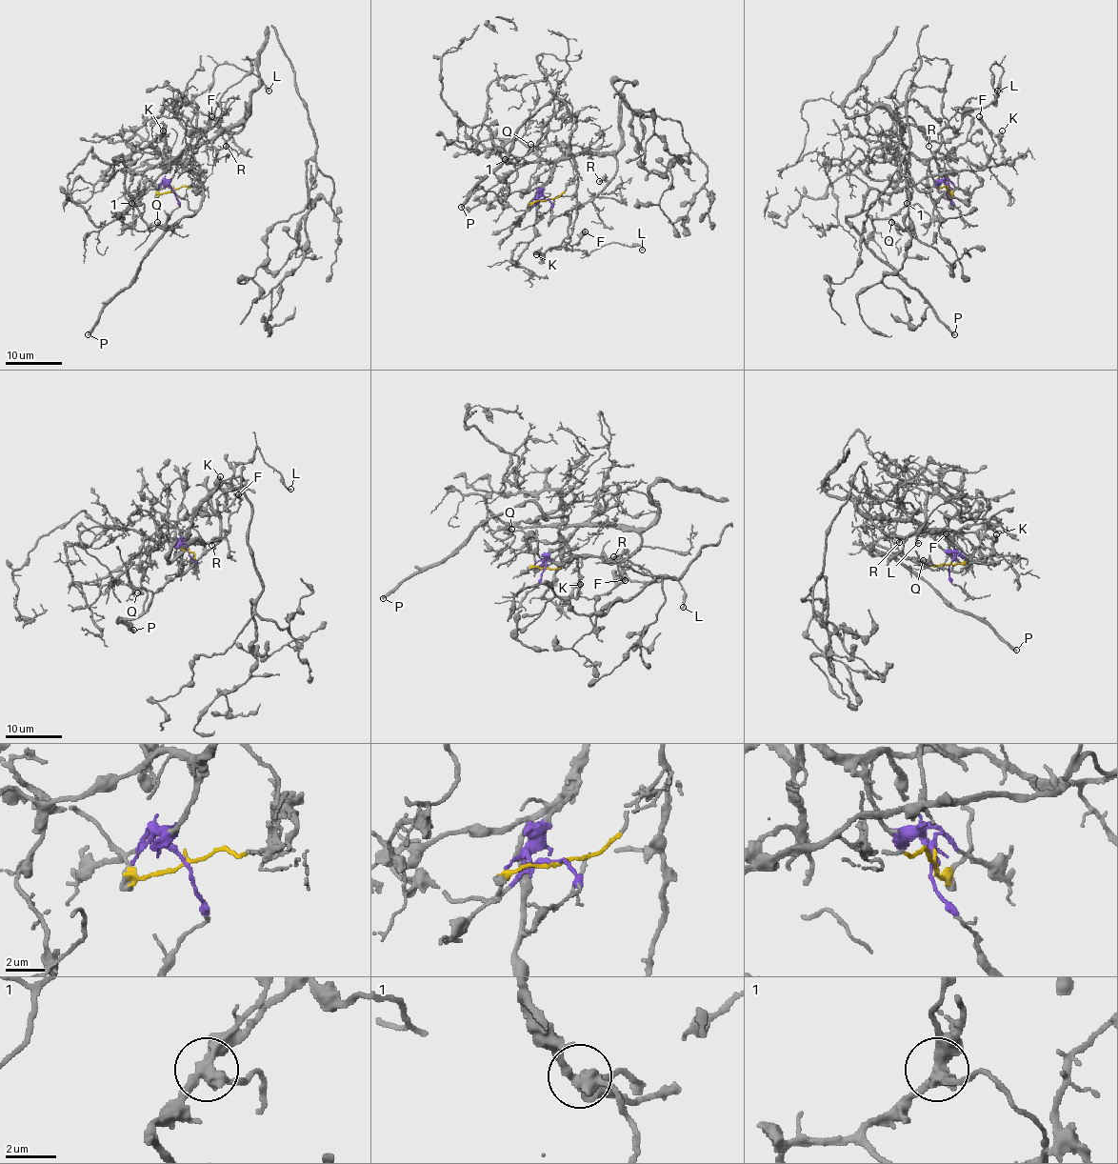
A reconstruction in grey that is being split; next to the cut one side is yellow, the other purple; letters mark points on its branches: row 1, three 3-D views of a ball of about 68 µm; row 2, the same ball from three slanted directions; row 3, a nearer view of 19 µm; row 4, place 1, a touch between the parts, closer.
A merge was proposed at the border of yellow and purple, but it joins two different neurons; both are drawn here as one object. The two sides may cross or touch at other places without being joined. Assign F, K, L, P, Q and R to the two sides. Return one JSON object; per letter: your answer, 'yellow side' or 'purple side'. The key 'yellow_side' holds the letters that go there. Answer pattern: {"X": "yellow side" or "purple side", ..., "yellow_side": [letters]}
{"F": "yellow side", "K": "yellow side", "L": "purple side", "P": "yellow side", "Q": "purple side", "R": "purple side", "yellow_side": ["F", "K", "P"]}

